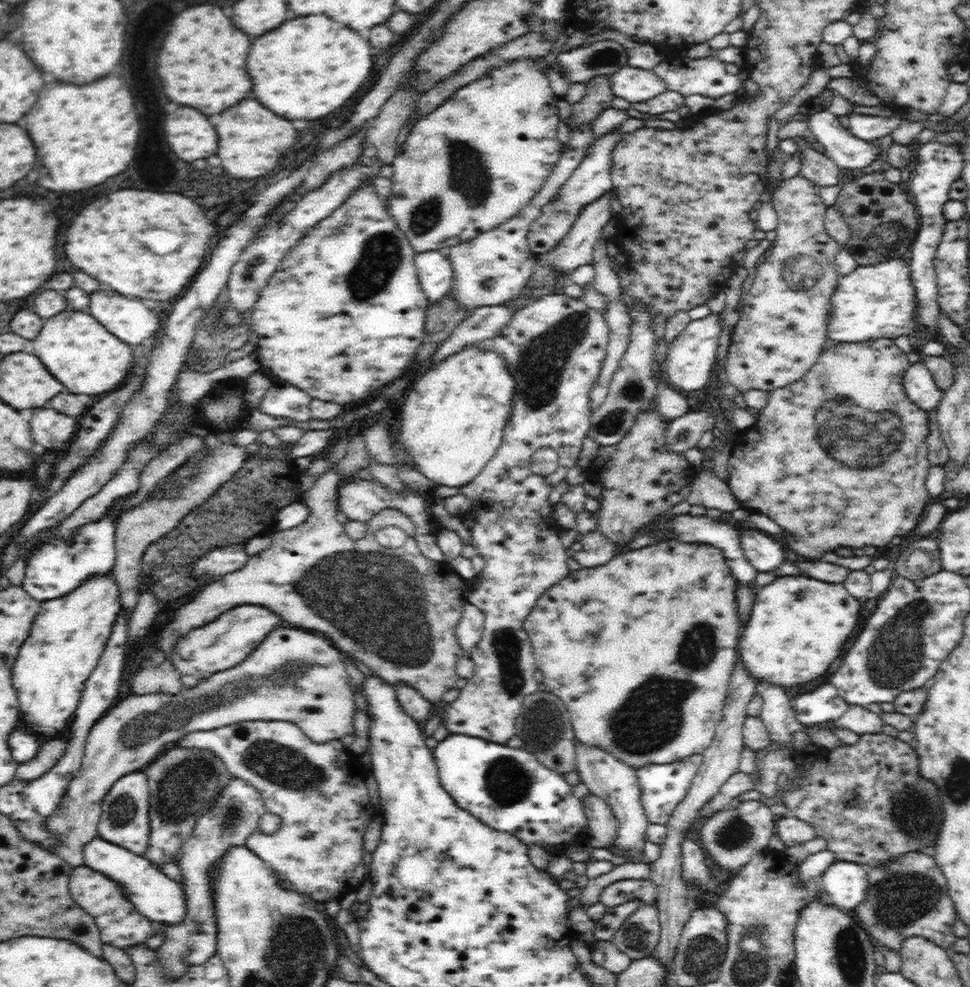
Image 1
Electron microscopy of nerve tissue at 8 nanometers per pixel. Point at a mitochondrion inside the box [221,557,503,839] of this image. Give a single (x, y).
(275, 762)

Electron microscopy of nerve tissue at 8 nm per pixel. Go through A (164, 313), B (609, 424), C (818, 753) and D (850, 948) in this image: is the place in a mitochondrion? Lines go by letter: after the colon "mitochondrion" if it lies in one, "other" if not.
A: other
B: mitochondrion
C: other
D: mitochondrion

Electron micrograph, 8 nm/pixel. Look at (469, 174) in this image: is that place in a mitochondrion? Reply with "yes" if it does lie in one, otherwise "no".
yes

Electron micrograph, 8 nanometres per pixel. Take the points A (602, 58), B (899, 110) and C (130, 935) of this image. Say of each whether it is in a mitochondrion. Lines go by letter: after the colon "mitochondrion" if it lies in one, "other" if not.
A: mitochondrion
B: other
C: other

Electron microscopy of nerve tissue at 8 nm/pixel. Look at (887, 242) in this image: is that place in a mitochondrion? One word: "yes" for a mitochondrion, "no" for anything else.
yes

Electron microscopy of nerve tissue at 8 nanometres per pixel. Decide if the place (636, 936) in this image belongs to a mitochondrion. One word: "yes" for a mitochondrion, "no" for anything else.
yes

